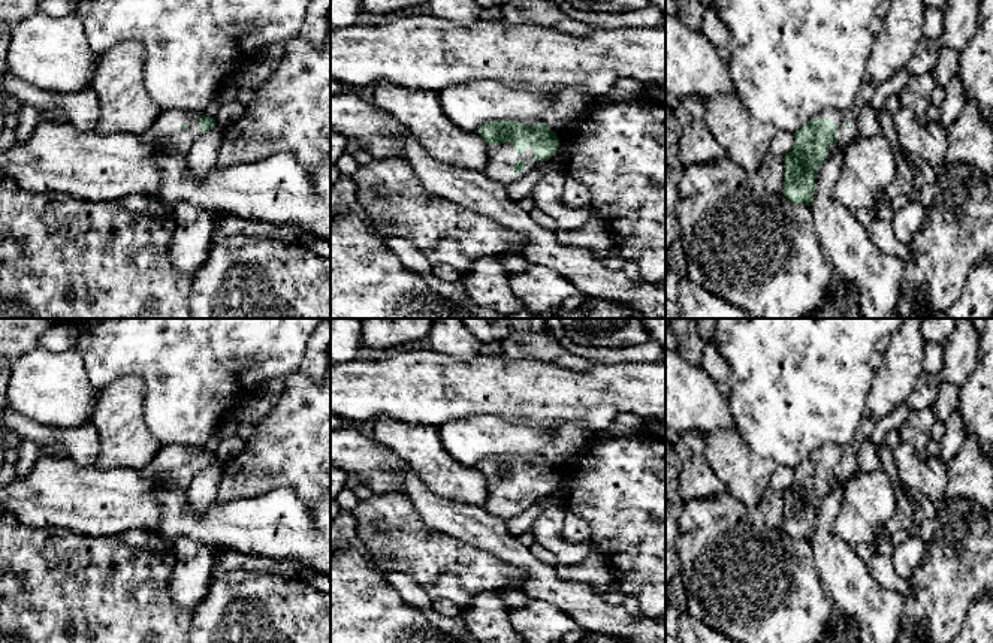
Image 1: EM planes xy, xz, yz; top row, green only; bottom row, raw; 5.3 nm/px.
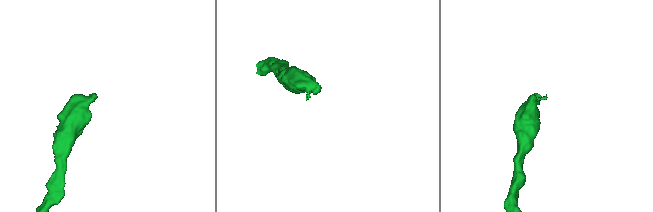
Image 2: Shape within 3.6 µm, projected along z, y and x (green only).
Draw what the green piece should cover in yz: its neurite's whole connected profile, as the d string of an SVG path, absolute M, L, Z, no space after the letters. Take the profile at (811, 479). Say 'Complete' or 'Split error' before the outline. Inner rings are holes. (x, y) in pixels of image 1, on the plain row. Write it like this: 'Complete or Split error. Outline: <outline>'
Split error. Outline: M864 416L852 444L826 443L794 468L793 484L785 489L784 531L794 540L814 537L815 513L826 492L860 471L857 452L870 441L878 420Z

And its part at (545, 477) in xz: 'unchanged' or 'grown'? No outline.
grown

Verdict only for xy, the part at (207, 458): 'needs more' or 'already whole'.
needs more

